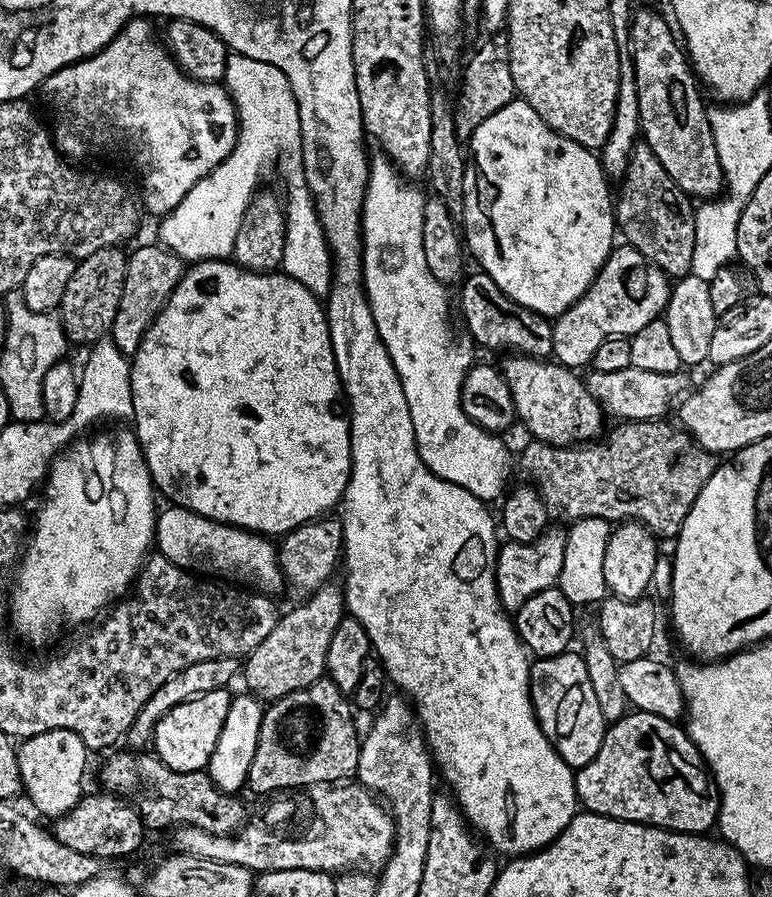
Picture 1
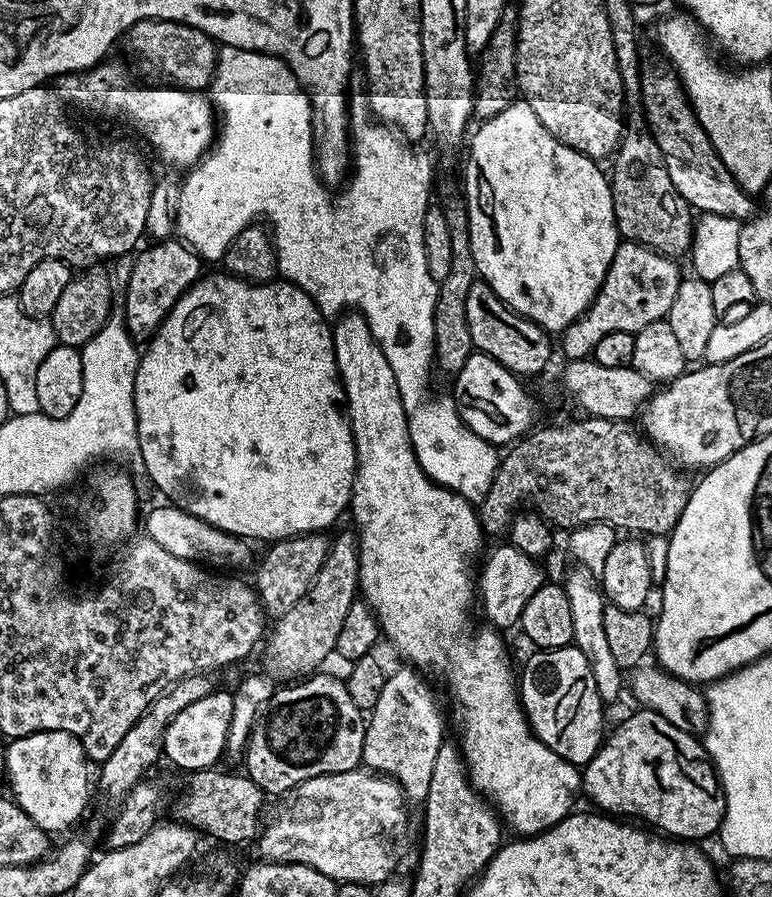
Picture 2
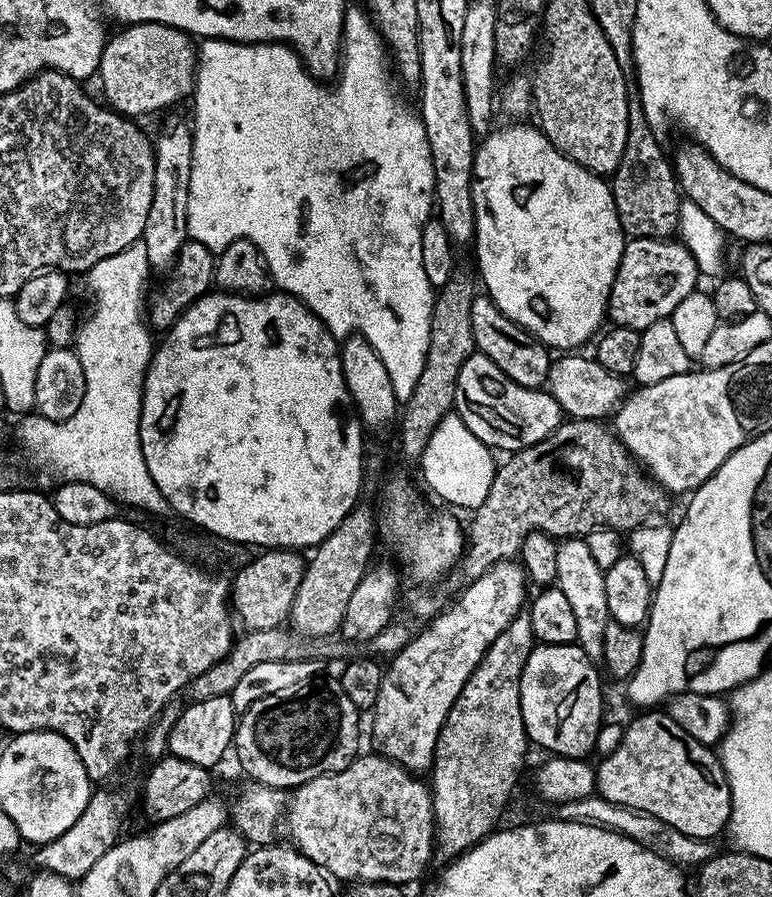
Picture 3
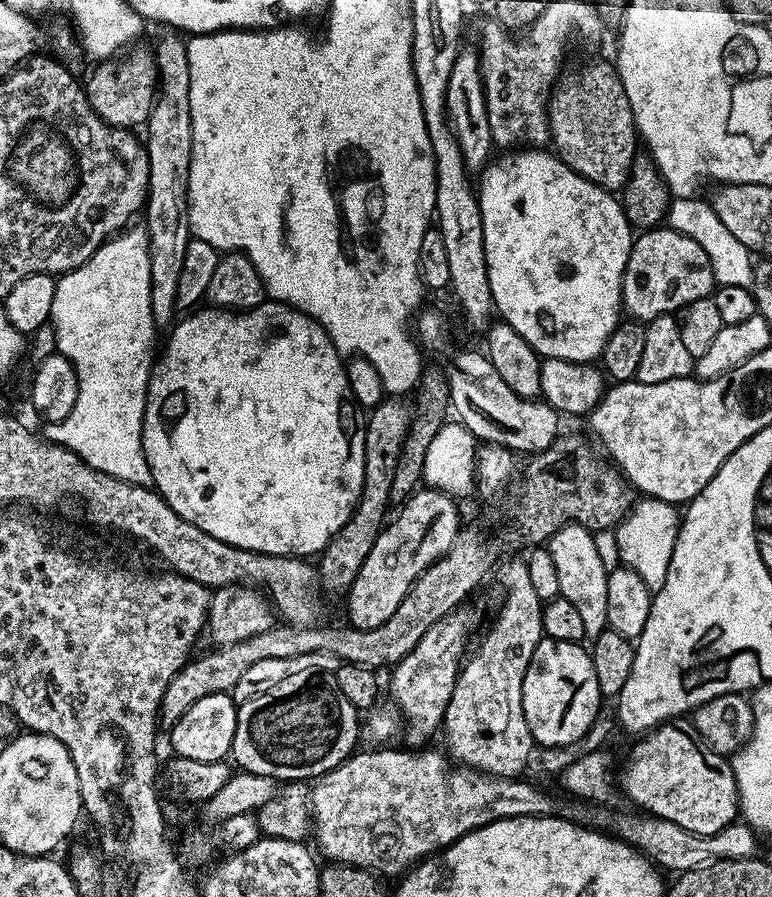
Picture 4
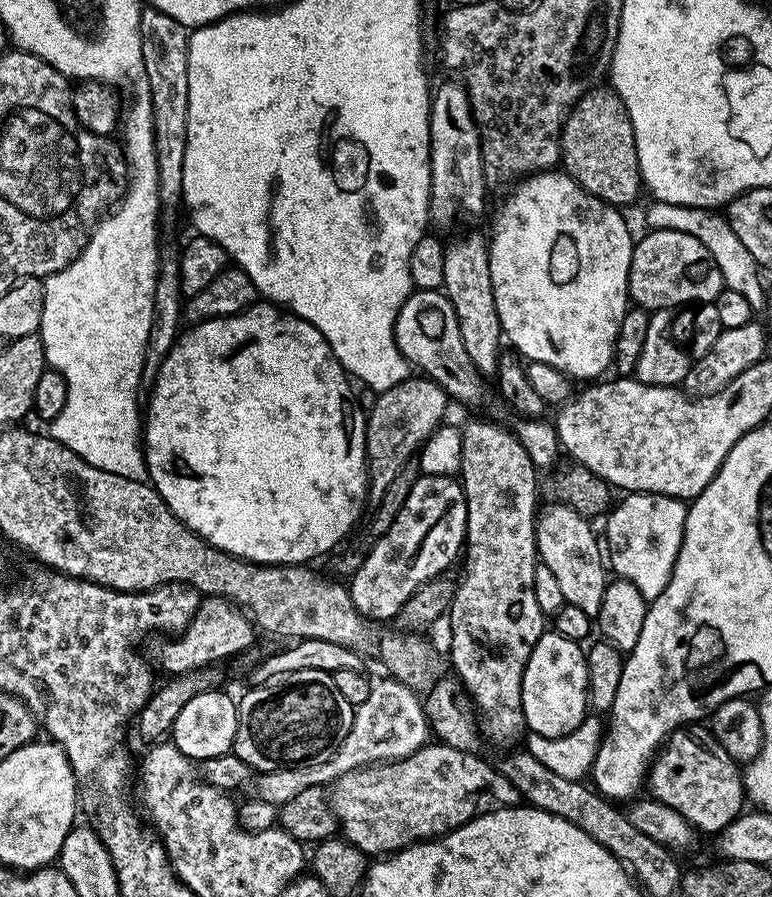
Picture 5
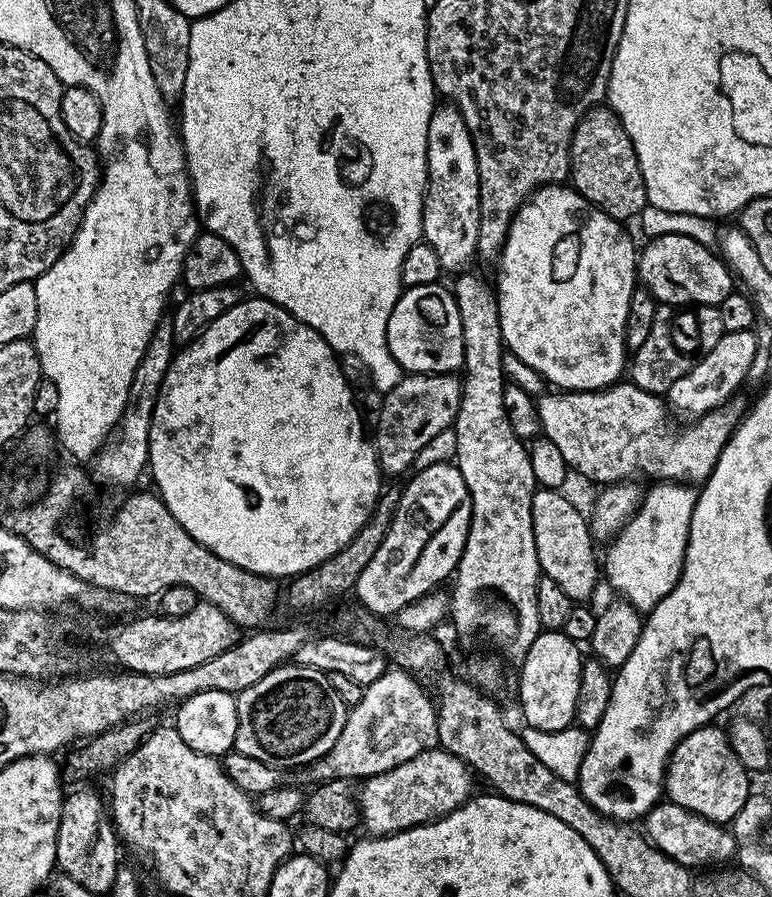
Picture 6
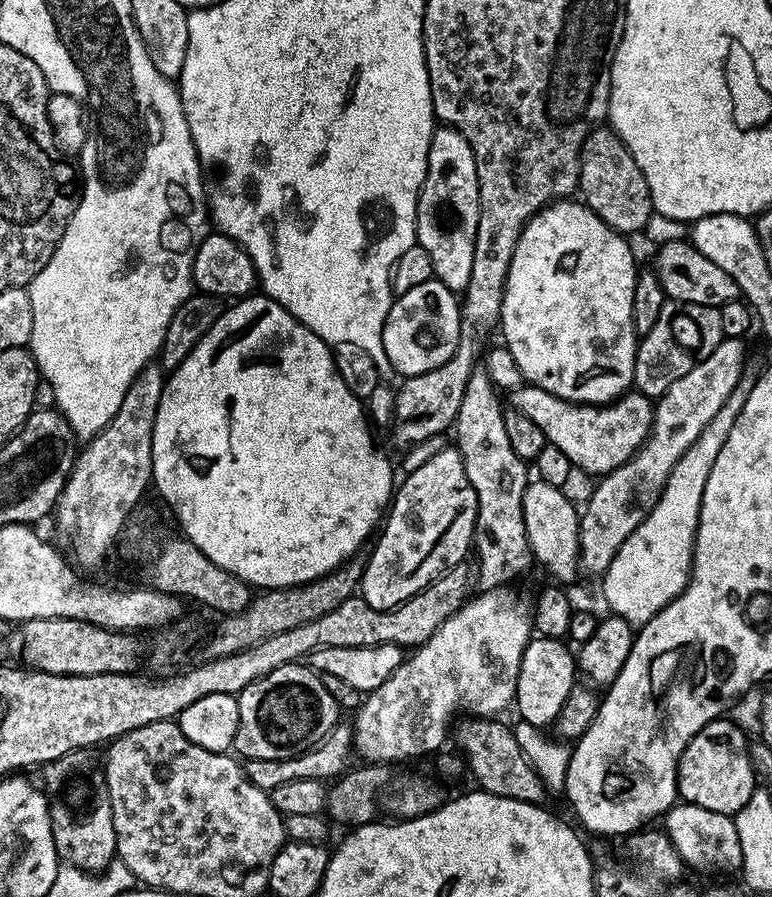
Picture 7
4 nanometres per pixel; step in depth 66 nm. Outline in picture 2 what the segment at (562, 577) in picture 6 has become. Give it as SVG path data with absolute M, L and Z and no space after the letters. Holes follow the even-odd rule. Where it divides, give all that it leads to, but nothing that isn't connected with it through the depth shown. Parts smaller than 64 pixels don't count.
M576 570L568 576L568 581L563 581L562 587L564 593L570 598L570 618L574 621L574 634L572 635L572 644L582 650L582 654L586 654L586 662L590 662L590 670L594 670L594 686L598 686L598 694L605 705L618 699L626 688L626 672L618 666L618 662L614 662L614 658L610 651L610 646L606 639L606 629L602 623L604 610L606 607L606 597L602 591L601 585L597 583L594 576L589 571Z

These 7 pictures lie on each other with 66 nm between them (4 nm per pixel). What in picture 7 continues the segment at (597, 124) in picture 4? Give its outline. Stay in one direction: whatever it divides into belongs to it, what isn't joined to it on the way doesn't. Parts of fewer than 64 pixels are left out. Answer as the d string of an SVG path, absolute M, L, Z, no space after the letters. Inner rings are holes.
M608 126L593 128L582 146L578 192L583 203L594 210L594 214L598 214L606 226L621 234L643 233L647 220L653 214L650 186L646 186L646 178L642 170L638 170L638 162L634 162L630 150L621 142L620 135Z

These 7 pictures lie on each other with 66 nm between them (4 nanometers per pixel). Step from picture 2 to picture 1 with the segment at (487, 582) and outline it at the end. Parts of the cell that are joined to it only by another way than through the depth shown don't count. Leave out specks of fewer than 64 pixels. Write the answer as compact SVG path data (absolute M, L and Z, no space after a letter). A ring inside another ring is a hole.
M552 526L529 544L504 542L499 545L496 554L496 589L501 606L506 610L515 610L534 598L538 590L557 587L566 553L565 533L563 527Z

